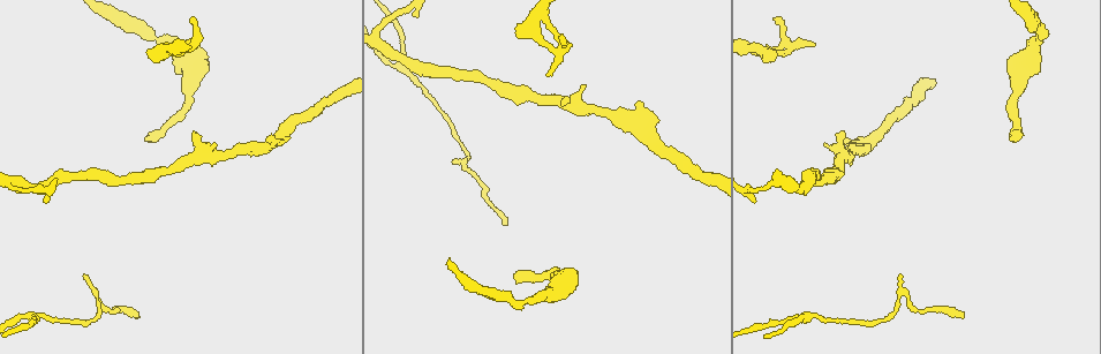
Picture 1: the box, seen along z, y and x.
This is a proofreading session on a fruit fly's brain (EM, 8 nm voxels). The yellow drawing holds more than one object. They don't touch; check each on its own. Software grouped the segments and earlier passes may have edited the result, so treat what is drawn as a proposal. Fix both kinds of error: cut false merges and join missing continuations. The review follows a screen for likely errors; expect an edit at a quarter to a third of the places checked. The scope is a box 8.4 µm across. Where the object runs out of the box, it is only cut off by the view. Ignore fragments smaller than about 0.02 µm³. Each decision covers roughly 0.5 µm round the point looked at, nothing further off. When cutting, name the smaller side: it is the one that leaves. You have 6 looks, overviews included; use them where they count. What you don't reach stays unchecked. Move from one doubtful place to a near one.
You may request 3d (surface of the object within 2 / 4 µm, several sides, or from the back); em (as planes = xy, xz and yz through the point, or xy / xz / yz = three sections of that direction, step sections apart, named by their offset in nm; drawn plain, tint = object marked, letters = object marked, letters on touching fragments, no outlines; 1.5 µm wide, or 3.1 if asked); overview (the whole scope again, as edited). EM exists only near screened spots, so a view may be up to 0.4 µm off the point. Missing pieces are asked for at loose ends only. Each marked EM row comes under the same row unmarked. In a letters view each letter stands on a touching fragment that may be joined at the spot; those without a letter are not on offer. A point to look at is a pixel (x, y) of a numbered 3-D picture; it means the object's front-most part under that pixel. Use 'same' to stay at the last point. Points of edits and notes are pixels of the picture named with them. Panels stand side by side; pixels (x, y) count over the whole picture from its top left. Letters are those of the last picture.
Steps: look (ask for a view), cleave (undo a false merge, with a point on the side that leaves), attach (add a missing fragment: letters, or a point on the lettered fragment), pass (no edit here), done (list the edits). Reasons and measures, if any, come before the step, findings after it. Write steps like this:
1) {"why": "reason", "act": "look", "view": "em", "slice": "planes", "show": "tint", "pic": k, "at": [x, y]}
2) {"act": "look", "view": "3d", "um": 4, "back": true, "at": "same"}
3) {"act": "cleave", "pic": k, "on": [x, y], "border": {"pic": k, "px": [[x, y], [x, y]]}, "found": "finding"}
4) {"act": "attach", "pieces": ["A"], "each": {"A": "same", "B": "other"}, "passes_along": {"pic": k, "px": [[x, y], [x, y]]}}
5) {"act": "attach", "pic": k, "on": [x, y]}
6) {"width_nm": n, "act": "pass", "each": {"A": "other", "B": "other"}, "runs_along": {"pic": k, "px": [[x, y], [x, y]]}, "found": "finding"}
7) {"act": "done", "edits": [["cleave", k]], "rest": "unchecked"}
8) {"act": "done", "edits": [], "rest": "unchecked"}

{"why": "free end", "act": "look", "view": "em", "slice": "planes", "show": "letters", "pic": 1, "at": [549, 76]}

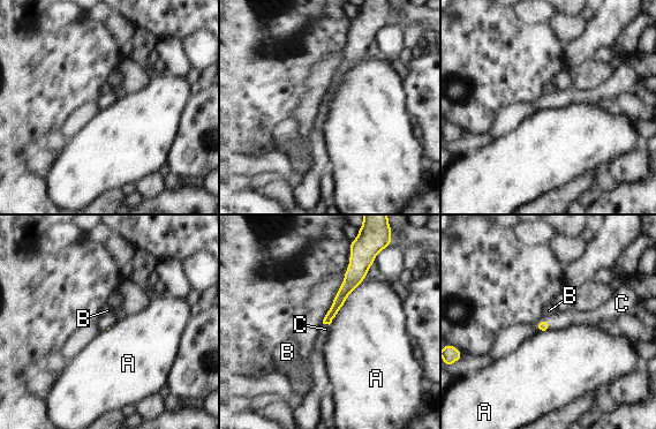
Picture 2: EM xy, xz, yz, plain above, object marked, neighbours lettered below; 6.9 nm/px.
{"act": "attach", "pieces": ["C"], "each": {"A": "other", "B": "other", "C": "same"}, "found": "it goes on there"}

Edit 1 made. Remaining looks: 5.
{"why": "branch stops here", "act": "look", "view": "3d", "um": 2, "pic": 1, "at": [568, 97]}

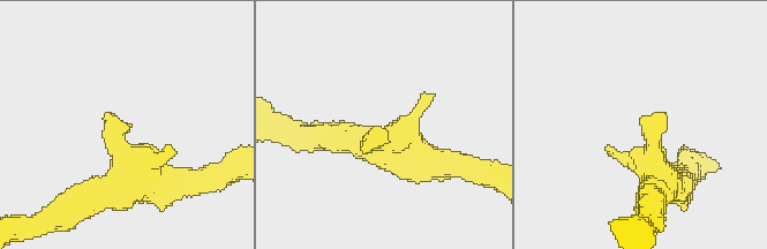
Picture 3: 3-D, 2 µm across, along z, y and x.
{"act": "look", "view": "em", "slice": "yz", "step": 8, "show": "letters", "pic": 3, "at": [641, 119]}

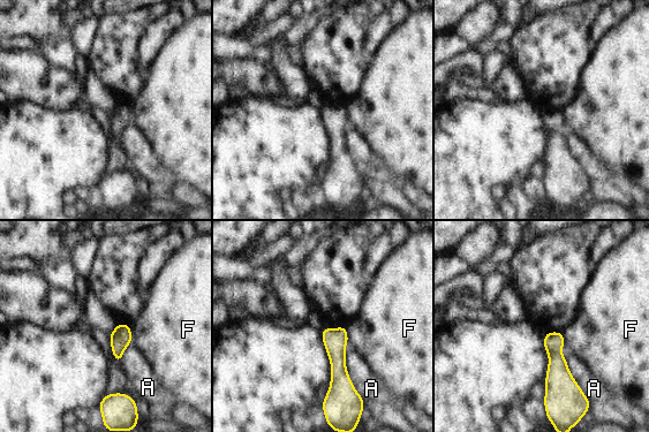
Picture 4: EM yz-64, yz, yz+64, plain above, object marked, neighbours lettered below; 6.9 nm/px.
{"width_nm": 140, "act": "pass", "each": {"A": "other", "F": "other"}, "runs_along": {"pic": 4, "px": [[344, 328], [338, 389], [329, 400]]}, "found": "none of them fits"}

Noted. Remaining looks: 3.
{"why": "branch stops here", "act": "look", "view": "3d", "um": 2, "pic": 1, "at": [1019, 139]}

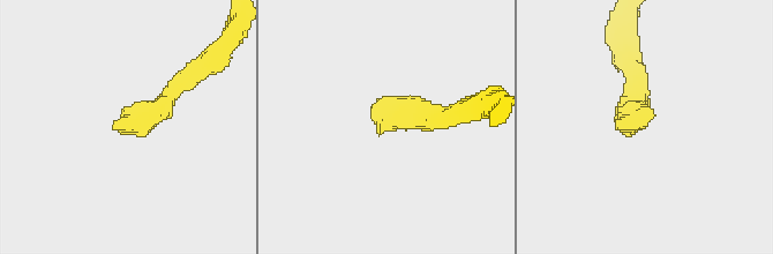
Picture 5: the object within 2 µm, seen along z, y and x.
{"act": "look", "view": "em", "slice": "xz", "step": 8, "show": "letters", "pic": 5, "at": [371, 118]}

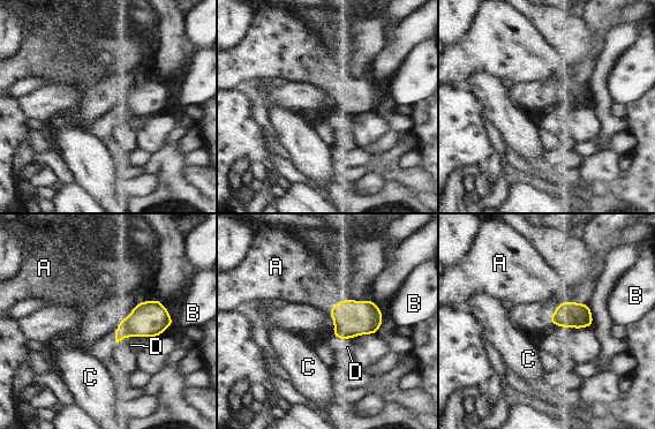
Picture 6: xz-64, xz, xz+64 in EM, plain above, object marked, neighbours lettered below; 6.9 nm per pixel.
{"why": "cut it another way", "act": "look", "view": "em", "slice": "planes", "show": "letters", "at": "same"}

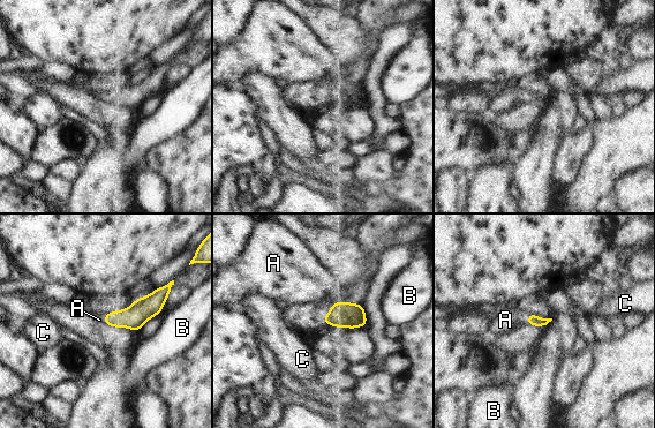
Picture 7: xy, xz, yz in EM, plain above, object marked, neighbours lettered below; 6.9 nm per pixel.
{"act": "attach", "pieces": ["A"], "each": {"A": "same", "B": "other", "C": "other"}, "passes_along": {"pic": 7, "px": [[533, 320], [527, 318], [505, 320]]}, "found": "the neuron continues"}

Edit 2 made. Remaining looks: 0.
{"act": "done", "edits": [["attach", 2], ["attach", 7]], "rest": "unchecked"}

